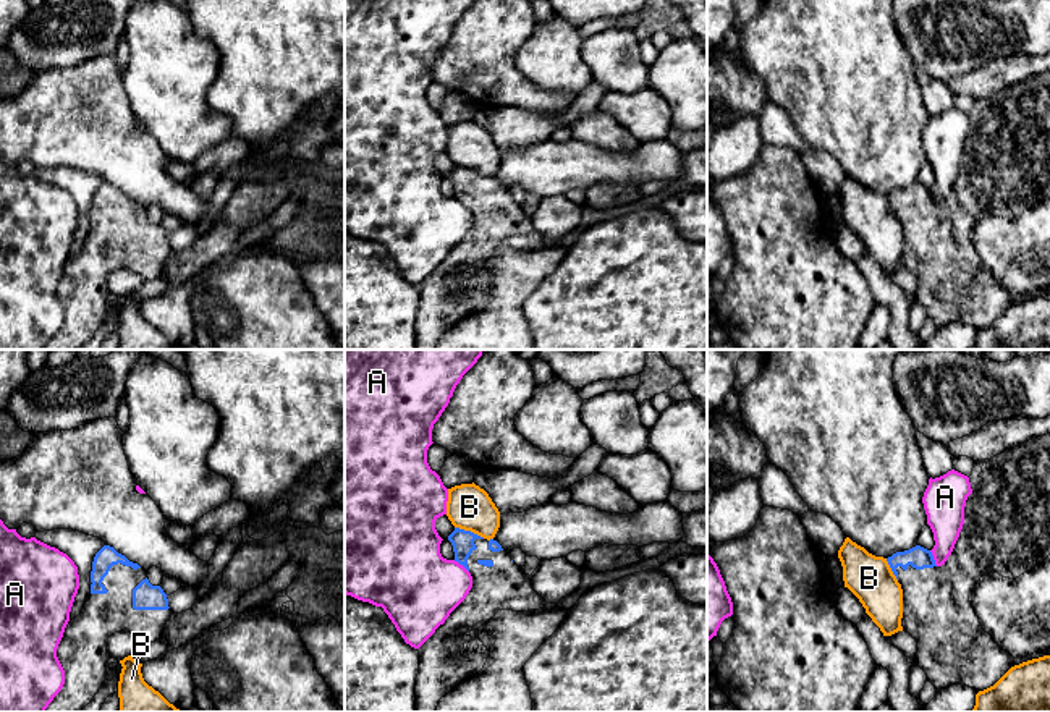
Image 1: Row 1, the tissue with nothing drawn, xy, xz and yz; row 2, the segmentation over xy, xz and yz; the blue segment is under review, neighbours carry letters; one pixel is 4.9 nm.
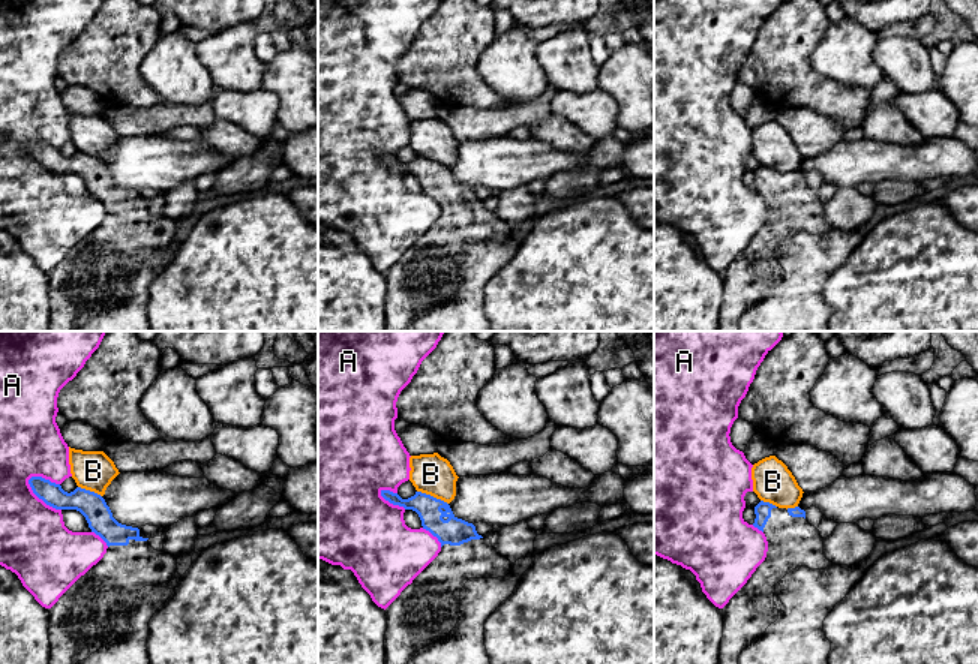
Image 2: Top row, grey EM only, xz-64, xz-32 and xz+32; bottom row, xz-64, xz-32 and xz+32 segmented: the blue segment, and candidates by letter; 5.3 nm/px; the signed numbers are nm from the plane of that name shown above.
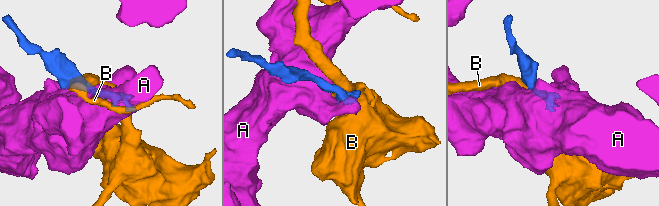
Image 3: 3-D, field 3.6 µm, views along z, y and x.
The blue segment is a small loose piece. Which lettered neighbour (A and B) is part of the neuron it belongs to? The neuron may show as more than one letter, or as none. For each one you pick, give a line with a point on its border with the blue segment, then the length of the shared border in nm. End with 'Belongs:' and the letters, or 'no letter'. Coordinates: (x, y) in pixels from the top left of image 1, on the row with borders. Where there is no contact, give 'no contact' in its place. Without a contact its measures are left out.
Belongs: no letter

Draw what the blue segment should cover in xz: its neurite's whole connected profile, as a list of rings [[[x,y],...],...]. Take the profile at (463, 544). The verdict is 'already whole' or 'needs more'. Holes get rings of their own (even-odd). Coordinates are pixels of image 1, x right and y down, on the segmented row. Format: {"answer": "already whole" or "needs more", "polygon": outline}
{"answer": "needs more", "polygon": [[[455,528],[448,540],[453,545],[455,562],[471,573],[472,587],[445,623],[417,649],[416,712],[437,712],[442,697],[484,668],[489,651],[479,639],[479,628],[493,618],[498,610],[531,612],[547,605],[532,589],[529,574],[511,560],[497,540],[487,540],[459,528]]]}

